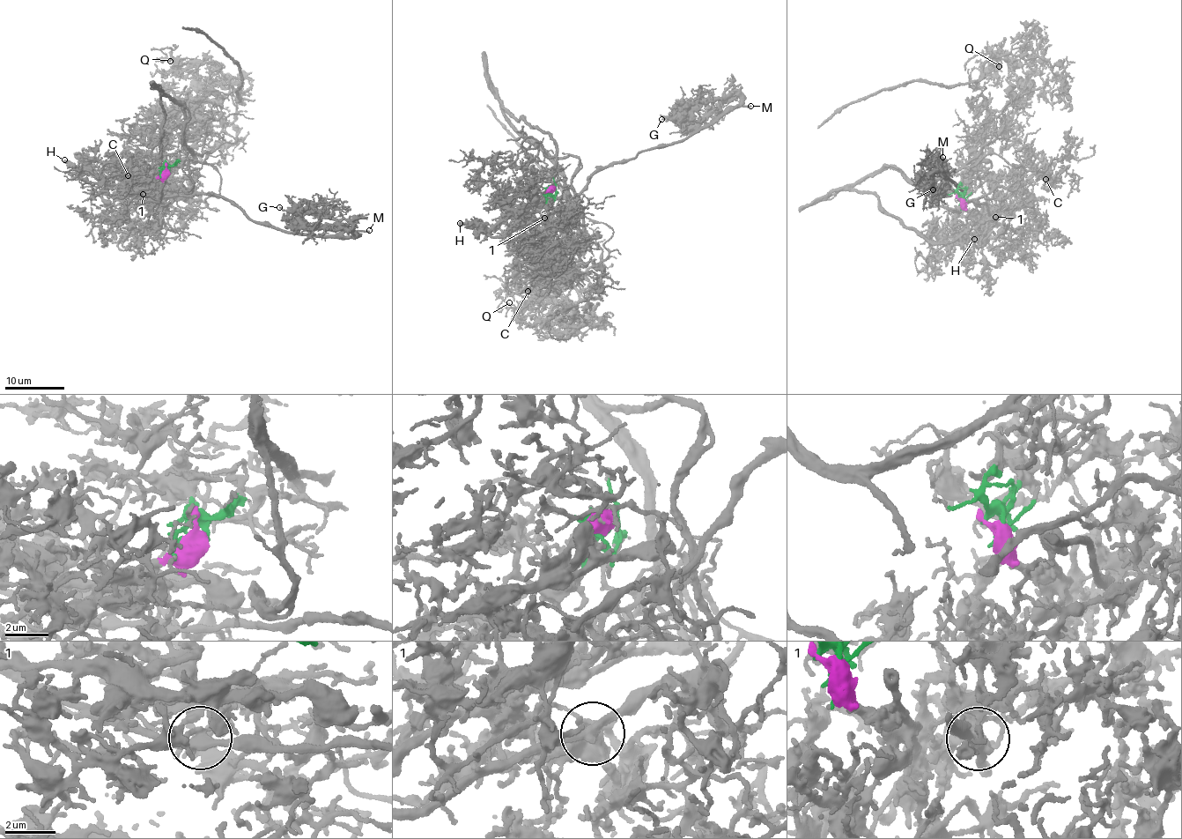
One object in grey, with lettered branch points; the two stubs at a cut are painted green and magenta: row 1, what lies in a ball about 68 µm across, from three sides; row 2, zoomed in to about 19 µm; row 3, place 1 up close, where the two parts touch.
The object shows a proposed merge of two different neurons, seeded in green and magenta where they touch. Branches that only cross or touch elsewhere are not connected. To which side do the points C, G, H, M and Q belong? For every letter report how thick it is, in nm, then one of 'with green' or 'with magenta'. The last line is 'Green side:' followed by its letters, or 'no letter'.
C: 200 nm | with green
G: 170 nm | with magenta
H: 380 nm | with magenta
M: 240 nm | with magenta
Q: 140 nm | with green
Green side: C, Q

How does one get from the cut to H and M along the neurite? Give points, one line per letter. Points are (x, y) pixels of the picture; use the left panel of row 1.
H: (166, 166), (158, 176), (136, 183), (70, 167), (63, 159)
M: (166, 166), (136, 183), (92, 174), (140, 195), (213, 195), (253, 219), (296, 233), (369, 230)

